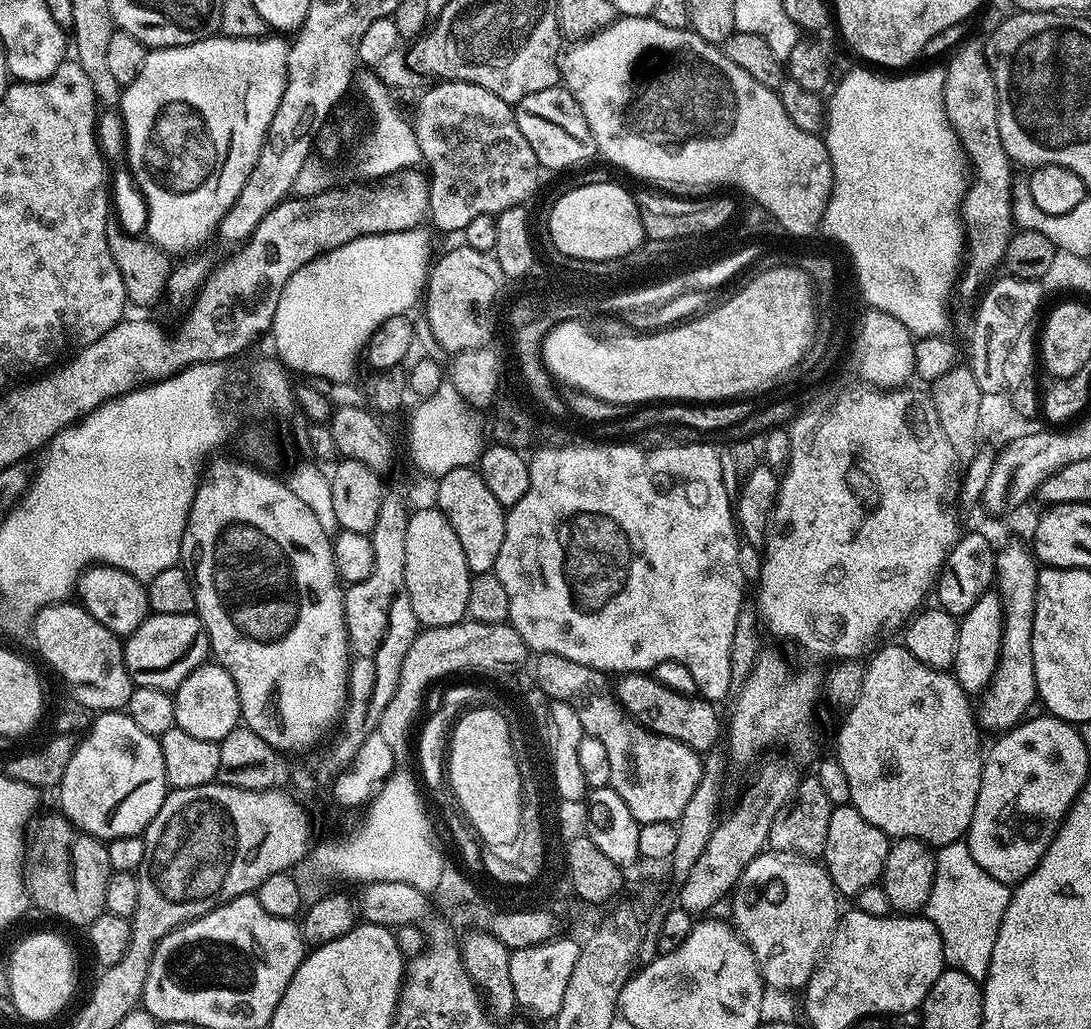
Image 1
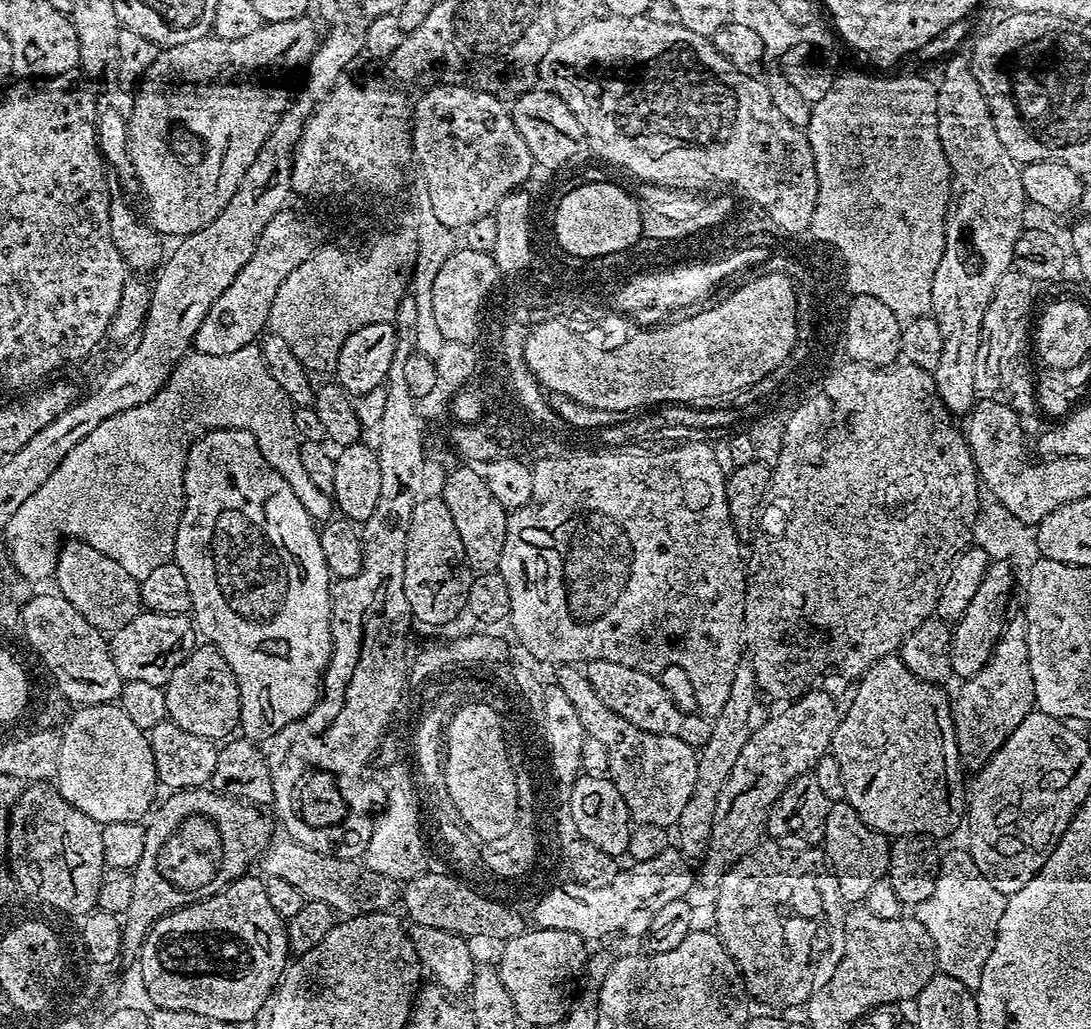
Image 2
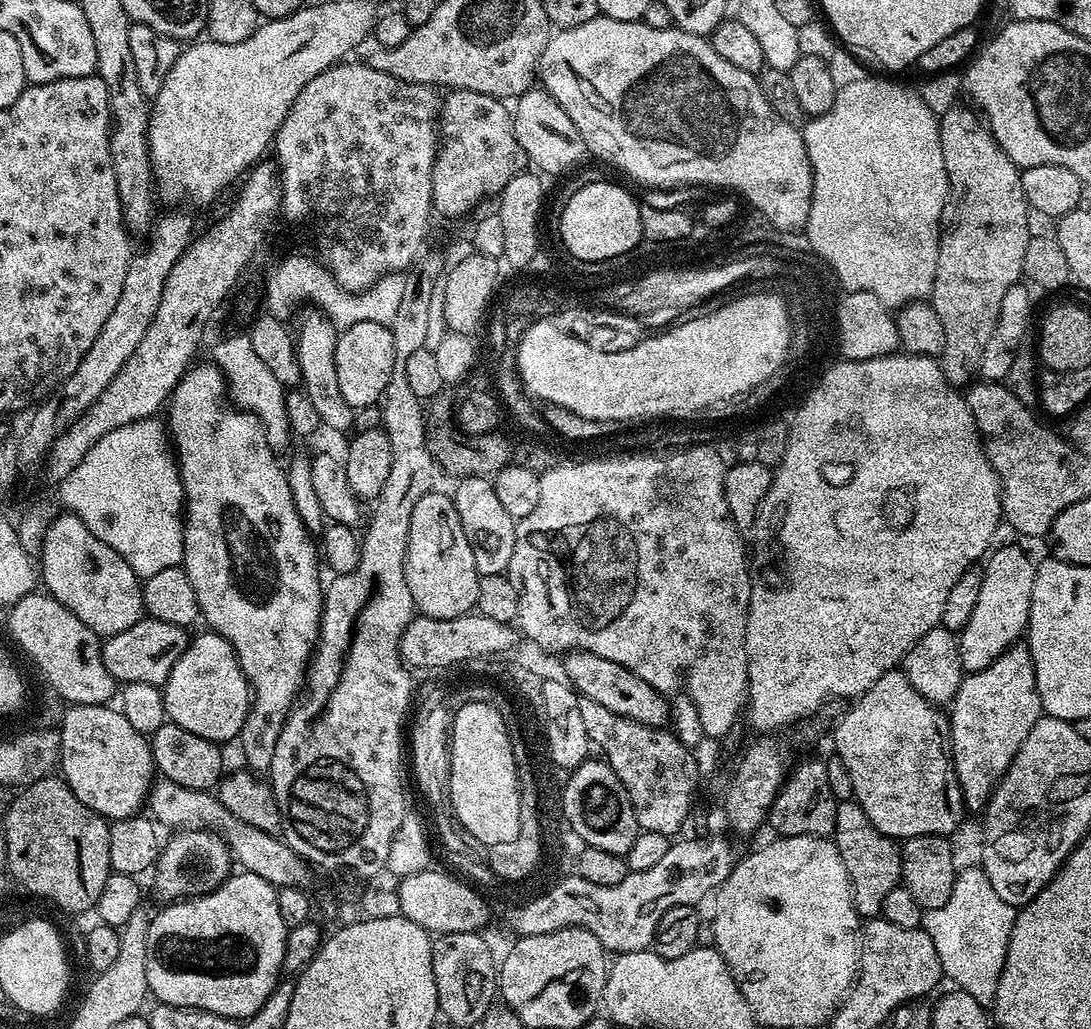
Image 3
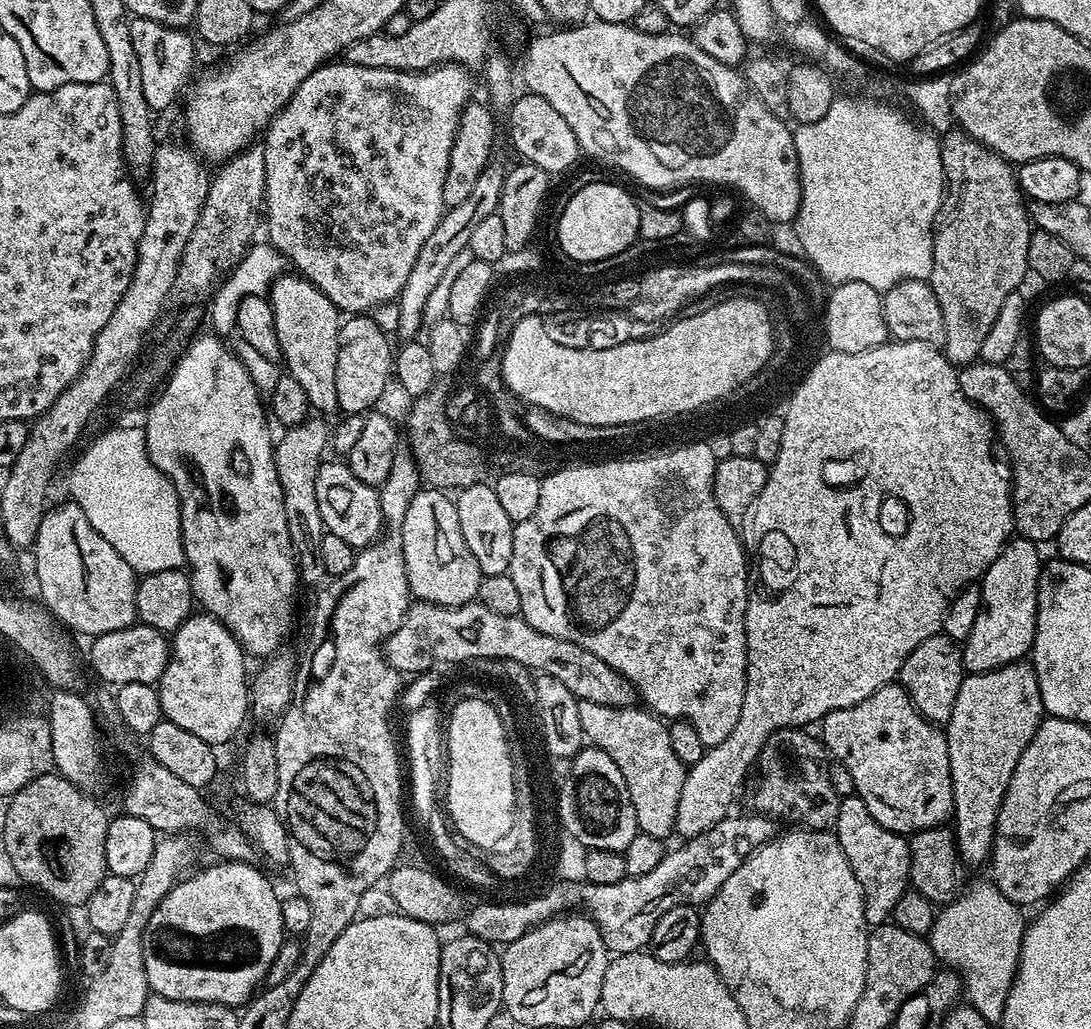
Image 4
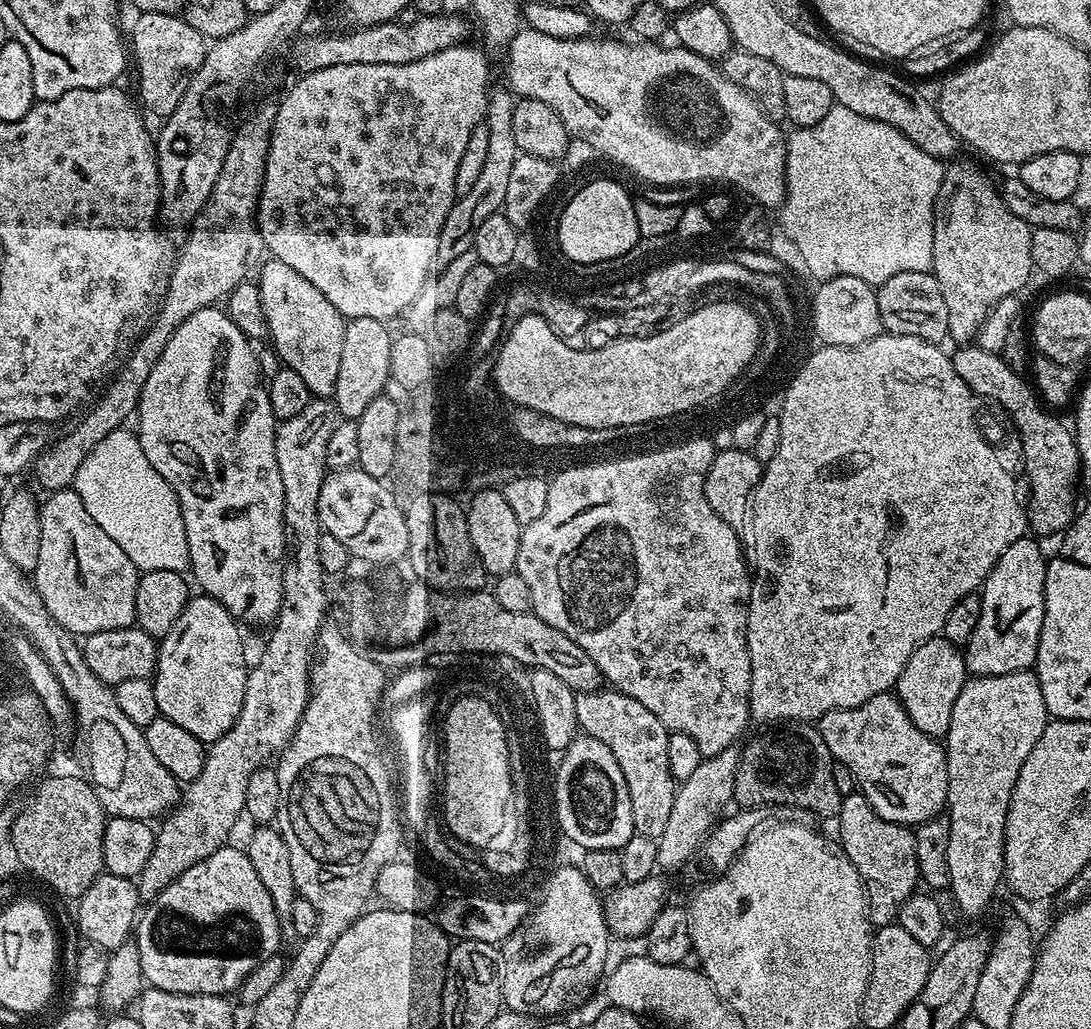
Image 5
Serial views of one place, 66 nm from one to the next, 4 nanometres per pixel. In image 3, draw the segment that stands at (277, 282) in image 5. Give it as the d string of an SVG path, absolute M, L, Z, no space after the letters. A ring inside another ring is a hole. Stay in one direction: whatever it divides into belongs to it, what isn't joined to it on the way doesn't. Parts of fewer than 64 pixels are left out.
M317 311L305 318L300 324L300 336L295 337L296 358L300 367L302 391L313 403L318 418L325 429L332 432L344 432L354 424L354 410L342 398L342 390L338 386L338 370L336 369L336 338L338 332L332 322Z

